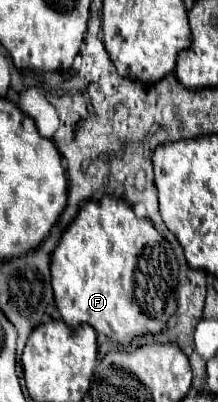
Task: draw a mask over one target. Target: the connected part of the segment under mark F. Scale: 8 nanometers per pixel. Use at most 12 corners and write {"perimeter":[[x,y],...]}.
{"perimeter":[[111,194],[51,256],[67,326],[113,342],[161,332],[179,260]]}

